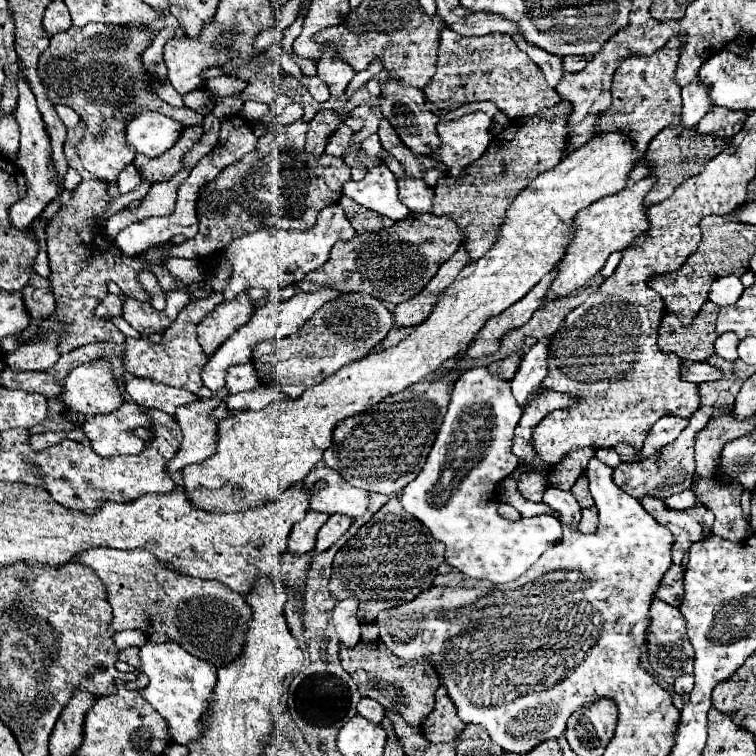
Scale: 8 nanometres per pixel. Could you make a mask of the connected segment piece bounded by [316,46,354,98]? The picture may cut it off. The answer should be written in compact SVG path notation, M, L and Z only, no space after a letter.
M328 46L328 48L325 48L322 58L320 58L320 62L318 62L318 72L316 72L316 76L326 82L330 94L336 96L336 98L346 92L346 86L354 76L354 70L339 59L336 48Z

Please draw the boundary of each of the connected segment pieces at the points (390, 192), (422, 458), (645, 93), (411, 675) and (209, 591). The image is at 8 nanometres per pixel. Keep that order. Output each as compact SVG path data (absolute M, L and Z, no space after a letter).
M374 166L366 172L362 180L348 180L344 184L344 194L368 210L400 220L410 214L410 210L396 196L396 178L386 166Z
M454 370L436 382L422 380L404 392L388 396L376 408L360 412L352 416L352 420L340 422L334 428L332 446L324 452L326 466L362 490L380 494L400 492L420 474L444 420L450 390L454 388L458 376L460 372Z
M672 38L662 50L652 56L632 56L626 58L612 76L612 104L608 112L602 112L596 122L596 134L602 132L622 132L632 140L638 154L644 154L650 140L660 134L668 124L680 124L680 88L674 82L674 70L680 56L682 42Z
M380 640L370 644L356 644L356 648L340 646L340 660L346 672L358 686L362 696L374 698L384 706L384 710L396 710L414 730L420 730L422 720L430 716L434 708L434 694L440 688L436 672L426 664L404 664L398 660Z
M88 548L76 556L76 562L90 566L104 582L112 606L112 630L122 632L138 628L150 642L176 640L192 656L210 660L216 666L232 662L244 644L244 628L250 620L250 608L242 594L228 592L222 582L188 578L160 564L146 550Z

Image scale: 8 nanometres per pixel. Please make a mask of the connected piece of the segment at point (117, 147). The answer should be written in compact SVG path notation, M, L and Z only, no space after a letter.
M86 24L84 28L70 26L50 38L50 46L38 60L38 76L52 104L66 104L86 120L86 132L78 144L78 156L84 168L112 186L118 174L134 160L134 150L126 146L122 130L126 116L154 110L174 116L184 126L194 126L194 120L202 120L192 108L174 108L150 90L148 76L140 64L140 54L148 48L148 42L150 36L142 28L108 24Z

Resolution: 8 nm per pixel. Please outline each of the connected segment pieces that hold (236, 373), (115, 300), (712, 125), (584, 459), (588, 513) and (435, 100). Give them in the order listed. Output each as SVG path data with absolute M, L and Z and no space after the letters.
M248 362L248 364L234 364L226 372L226 390L228 390L228 394L254 390L258 384L260 384L260 380L256 376L256 370L254 370L252 362Z
M106 294L106 298L100 300L100 304L94 308L94 316L98 318L118 316L118 314L122 314L122 298L114 294Z
M714 106L706 116L696 124L696 132L714 134L718 138L732 138L746 122L746 112L732 112L728 108Z
M578 448L572 450L564 460L560 460L552 474L548 476L548 482L560 490L570 490L572 484L580 474L584 474L590 458L594 458L594 448Z
M596 508L582 510L582 518L578 522L578 530L582 534L588 534L588 532L594 532L596 526L598 526L598 512L596 512Z
M448 26L440 30L436 74L424 88L426 100L446 110L452 104L466 104L474 100L490 100L508 118L534 116L558 104L560 94L548 86L538 64L534 64L526 52L520 52L516 42L508 34L484 34L484 36L460 36Z

